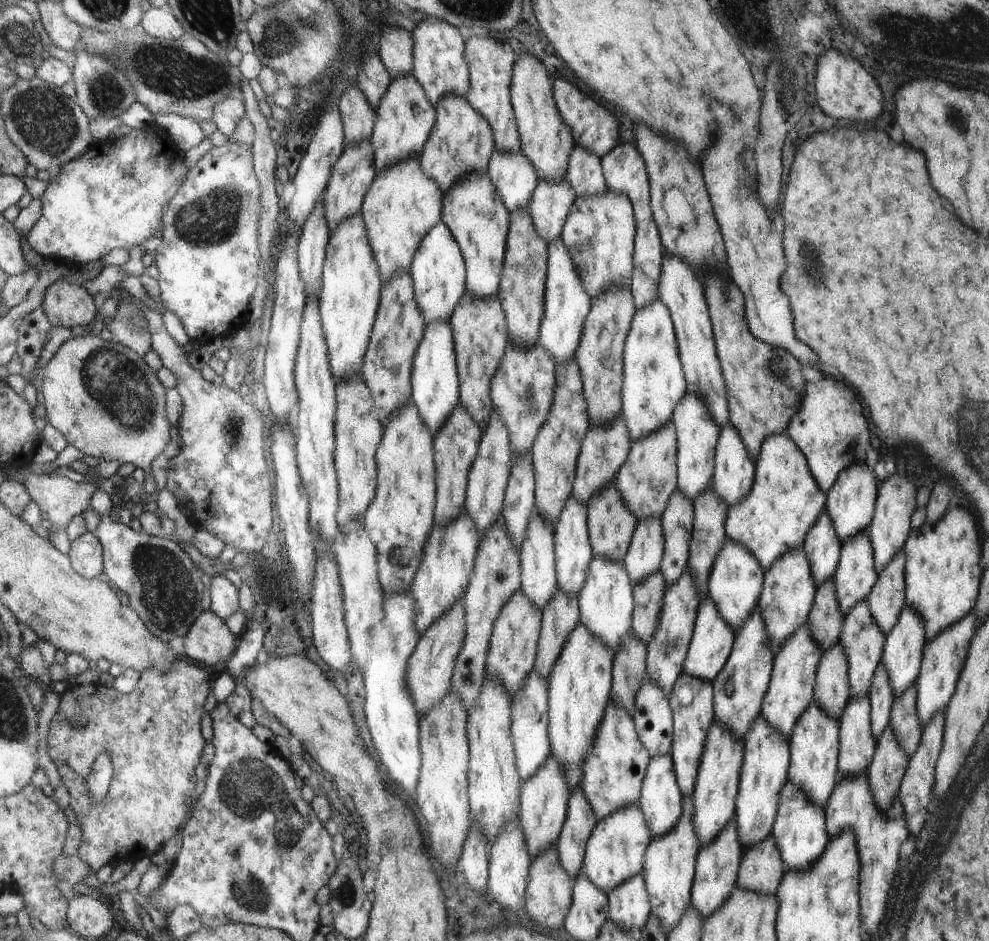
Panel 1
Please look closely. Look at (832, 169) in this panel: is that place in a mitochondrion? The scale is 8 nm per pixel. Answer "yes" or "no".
no

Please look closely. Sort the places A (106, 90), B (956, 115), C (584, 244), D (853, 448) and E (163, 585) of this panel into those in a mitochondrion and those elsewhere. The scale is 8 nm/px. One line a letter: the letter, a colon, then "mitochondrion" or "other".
A: mitochondrion
B: mitochondrion
C: mitochondrion
D: mitochondrion
E: mitochondrion

